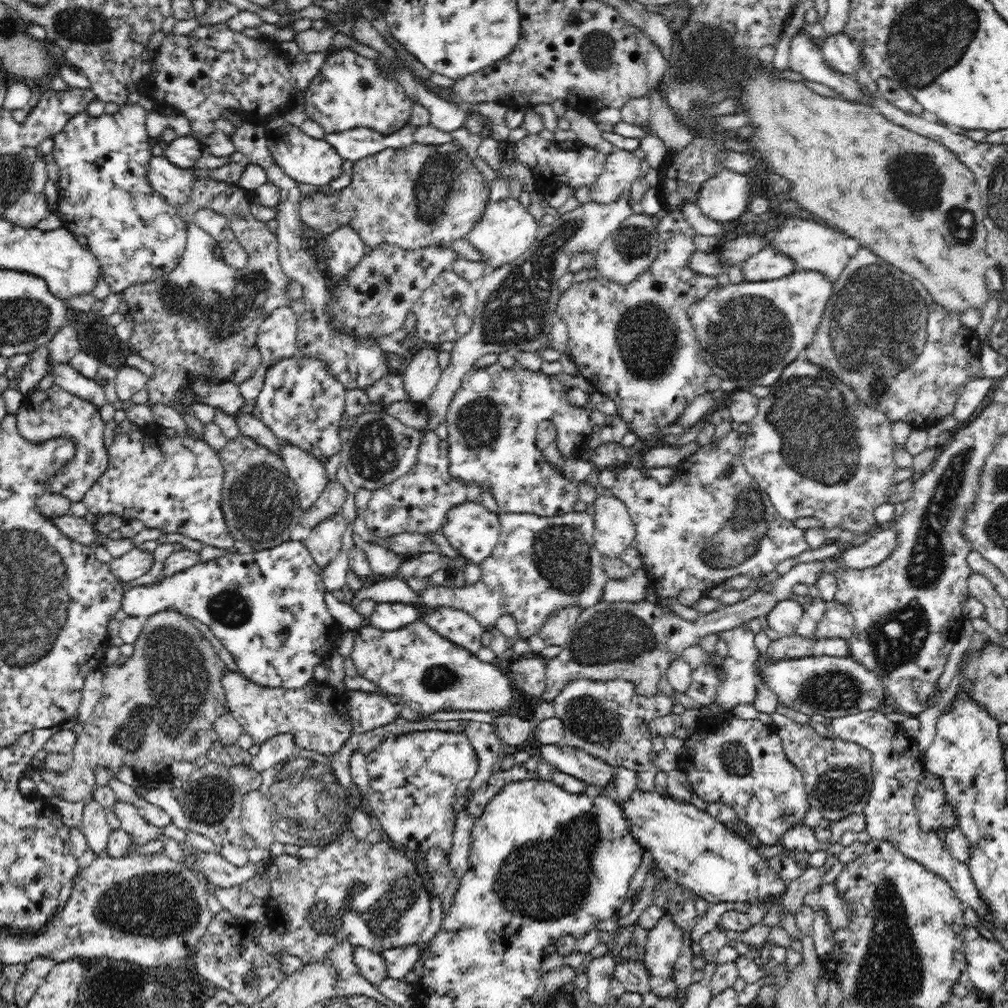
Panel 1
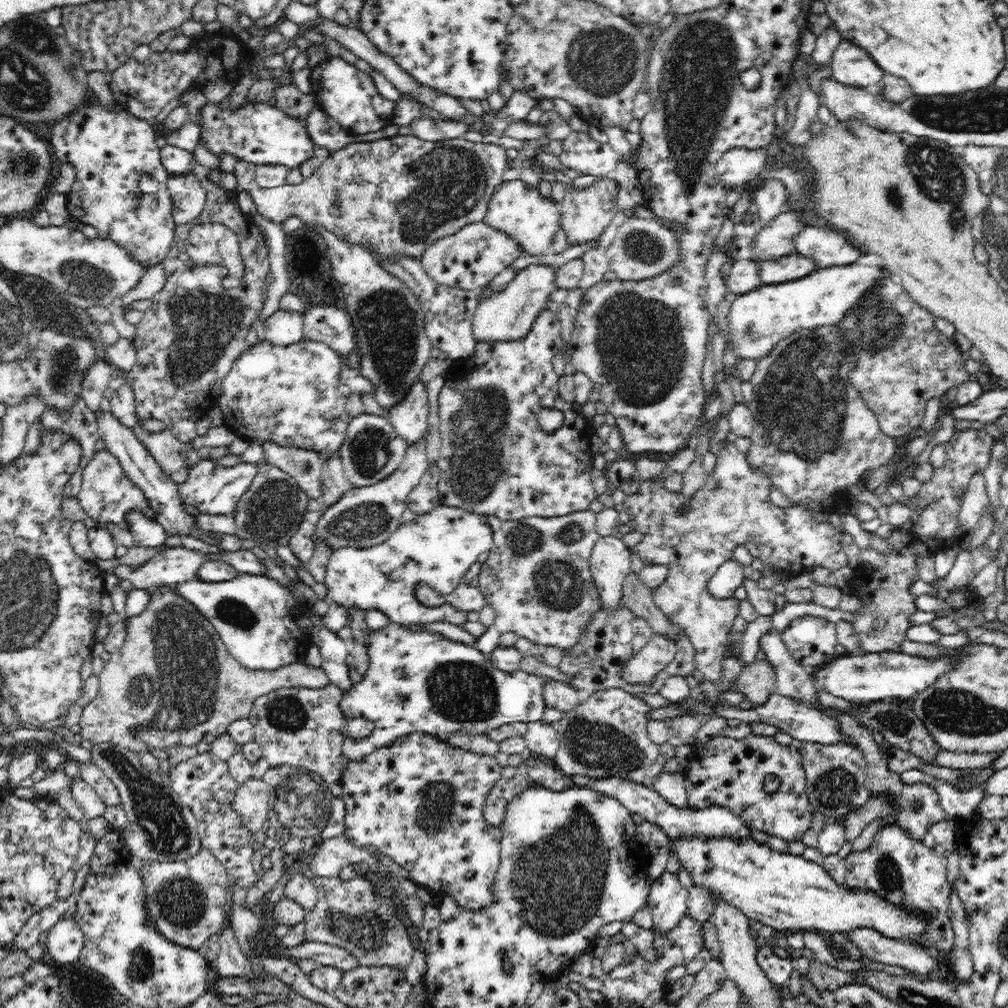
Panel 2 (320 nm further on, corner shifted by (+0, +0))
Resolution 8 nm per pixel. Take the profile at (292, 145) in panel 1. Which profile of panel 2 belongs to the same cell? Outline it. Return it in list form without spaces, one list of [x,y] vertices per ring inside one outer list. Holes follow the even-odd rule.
[[[244,100],[236,108],[223,108],[218,102],[208,102],[199,110],[195,123],[200,126],[198,146],[204,146],[218,157],[228,153],[236,160],[255,166],[281,163],[292,169],[306,162],[314,152],[306,127],[286,114],[279,105]]]

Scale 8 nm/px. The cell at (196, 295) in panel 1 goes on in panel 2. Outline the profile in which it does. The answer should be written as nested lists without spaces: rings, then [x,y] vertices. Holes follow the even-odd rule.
[[[202,178],[201,185],[206,191],[206,202],[202,214],[189,223],[175,228],[172,248],[163,258],[166,282],[162,290],[151,300],[152,305],[144,311],[143,319],[136,325],[136,336],[132,339],[137,353],[137,361],[130,372],[124,373],[127,383],[134,393],[137,417],[153,418],[164,423],[180,442],[191,442],[198,436],[196,425],[212,406],[217,403],[219,393],[228,372],[234,362],[246,350],[248,328],[262,310],[262,288],[264,278],[270,272],[268,251],[262,231],[251,219],[241,212],[236,203],[236,191],[227,191],[224,187],[212,185]],[[204,223],[220,223],[236,233],[242,257],[244,272],[240,284],[234,288],[224,288],[223,281],[228,276],[224,267],[198,267],[185,251],[185,242],[193,226]]]

